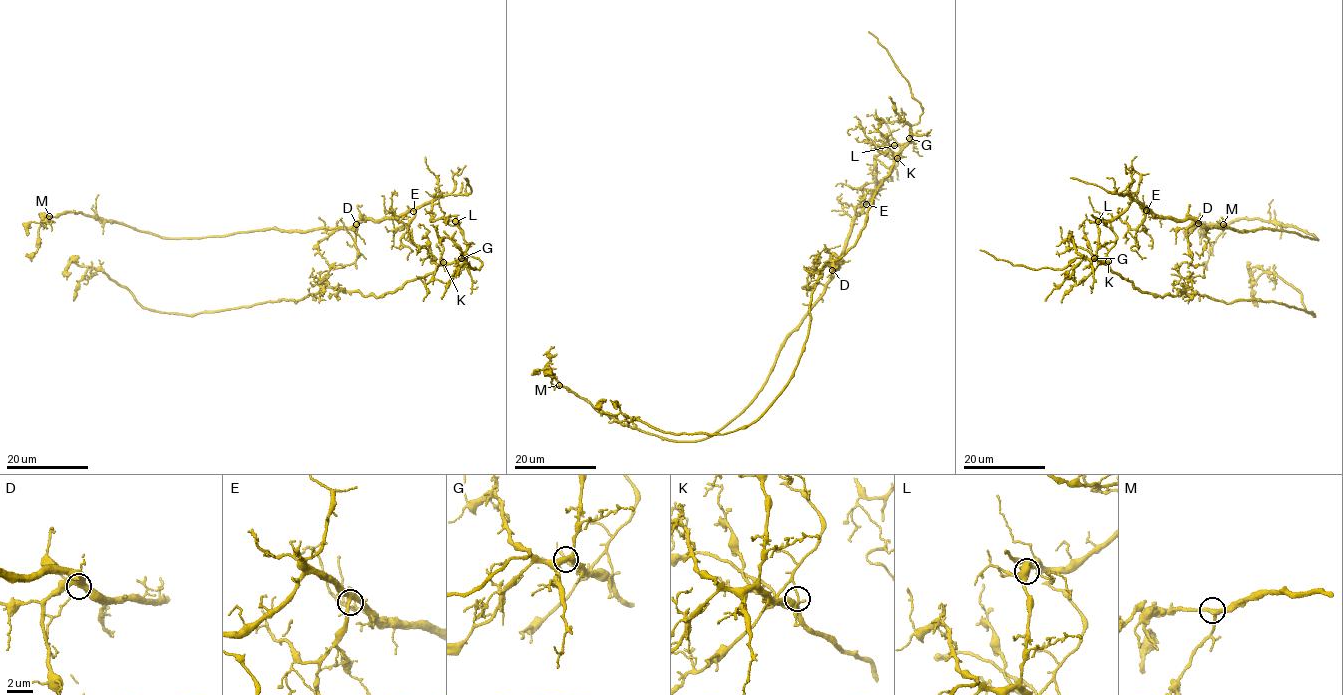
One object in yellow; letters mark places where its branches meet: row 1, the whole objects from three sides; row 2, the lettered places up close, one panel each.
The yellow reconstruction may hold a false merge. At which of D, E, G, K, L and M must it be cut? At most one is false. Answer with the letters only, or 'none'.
L

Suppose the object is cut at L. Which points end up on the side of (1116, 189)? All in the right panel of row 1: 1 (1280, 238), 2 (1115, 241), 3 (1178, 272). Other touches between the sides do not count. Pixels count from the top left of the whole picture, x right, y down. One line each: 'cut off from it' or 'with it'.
1: with it
2: cut off from it
3: cut off from it

